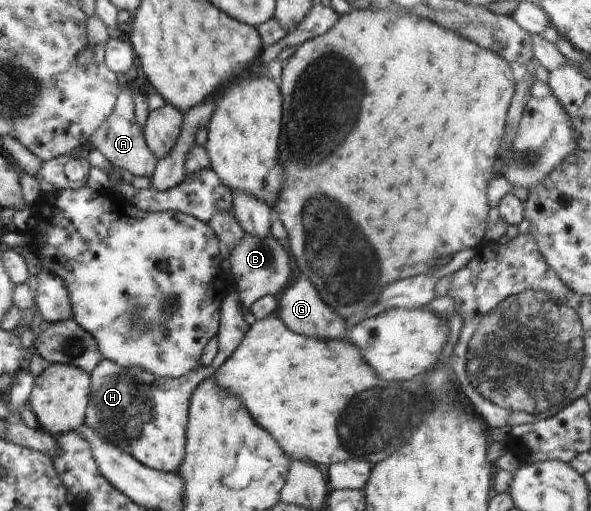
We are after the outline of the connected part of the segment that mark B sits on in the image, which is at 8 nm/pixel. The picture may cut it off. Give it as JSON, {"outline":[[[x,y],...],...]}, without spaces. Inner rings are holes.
{"outline":[[[245,233],[231,248],[229,259],[234,289],[238,292],[240,303],[247,308],[265,295],[278,297],[288,286],[287,280],[288,277],[291,277],[291,270],[289,270],[291,262],[287,256],[287,246],[272,234],[258,237]]]}

